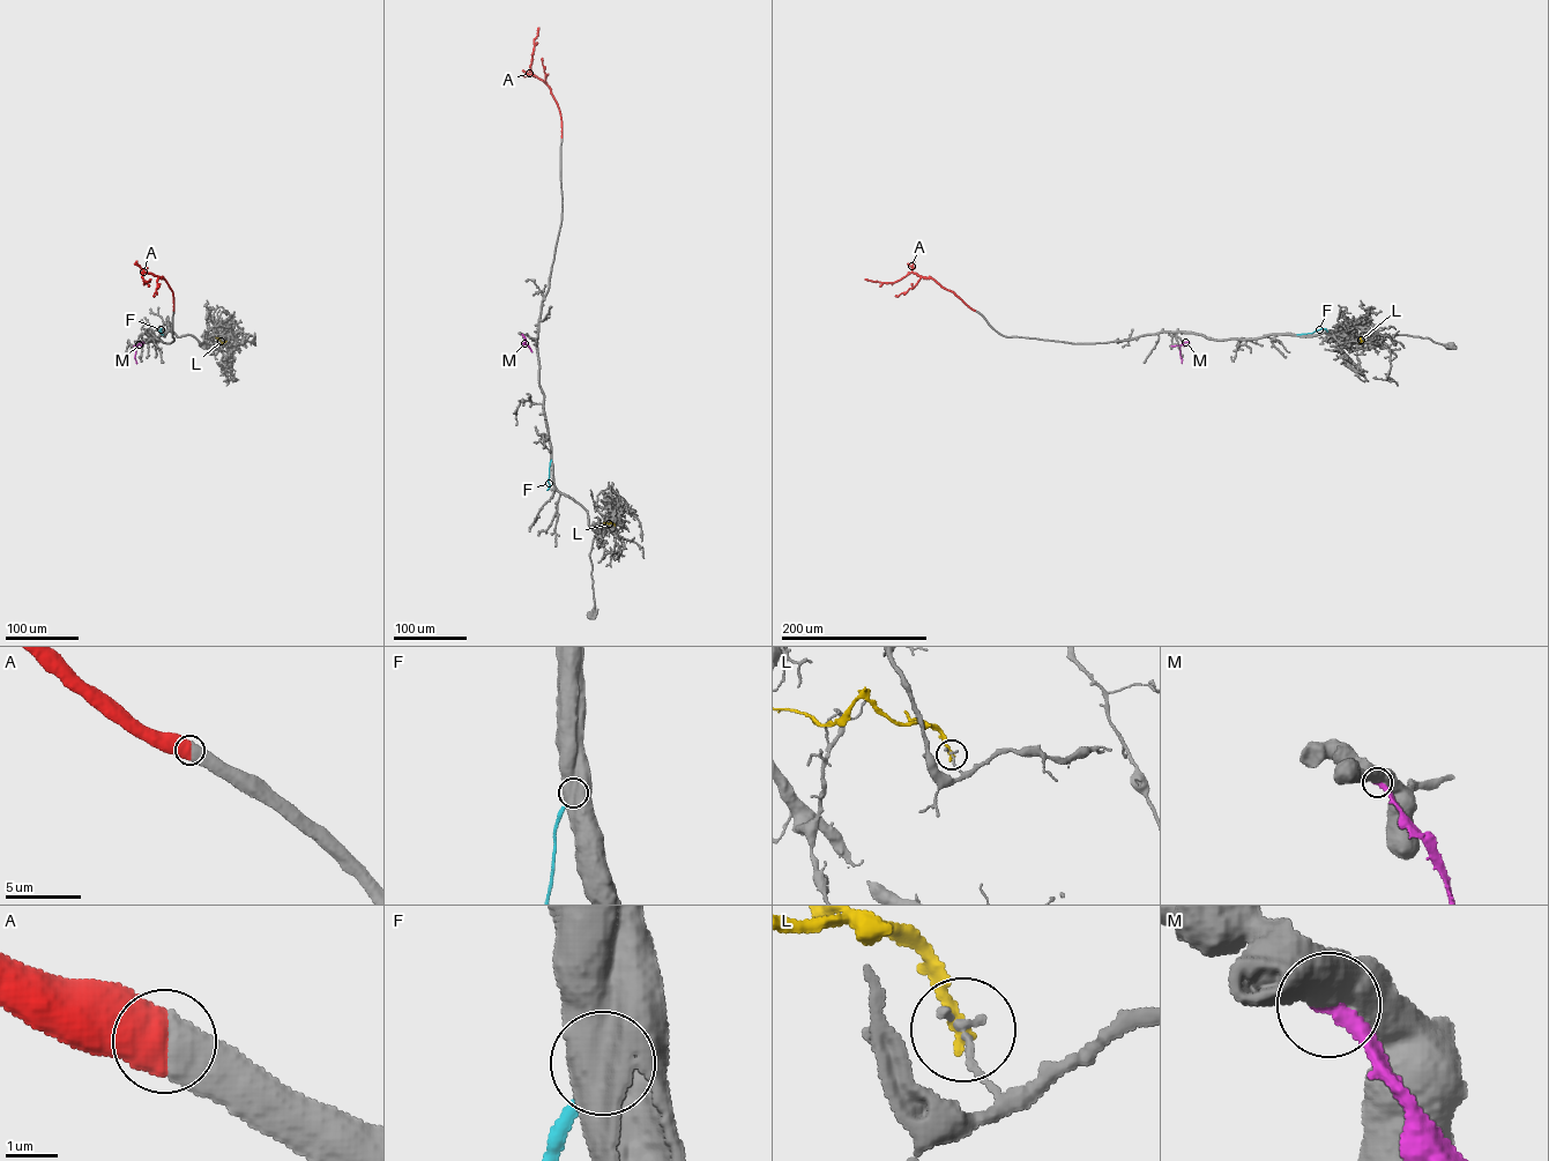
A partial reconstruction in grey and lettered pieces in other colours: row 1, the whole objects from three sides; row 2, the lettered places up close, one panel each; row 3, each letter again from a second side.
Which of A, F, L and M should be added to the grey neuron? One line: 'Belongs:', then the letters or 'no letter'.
Belongs: A

